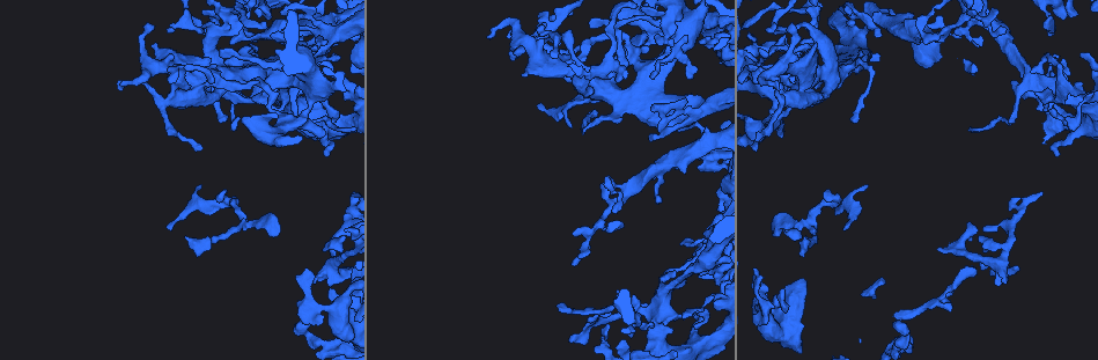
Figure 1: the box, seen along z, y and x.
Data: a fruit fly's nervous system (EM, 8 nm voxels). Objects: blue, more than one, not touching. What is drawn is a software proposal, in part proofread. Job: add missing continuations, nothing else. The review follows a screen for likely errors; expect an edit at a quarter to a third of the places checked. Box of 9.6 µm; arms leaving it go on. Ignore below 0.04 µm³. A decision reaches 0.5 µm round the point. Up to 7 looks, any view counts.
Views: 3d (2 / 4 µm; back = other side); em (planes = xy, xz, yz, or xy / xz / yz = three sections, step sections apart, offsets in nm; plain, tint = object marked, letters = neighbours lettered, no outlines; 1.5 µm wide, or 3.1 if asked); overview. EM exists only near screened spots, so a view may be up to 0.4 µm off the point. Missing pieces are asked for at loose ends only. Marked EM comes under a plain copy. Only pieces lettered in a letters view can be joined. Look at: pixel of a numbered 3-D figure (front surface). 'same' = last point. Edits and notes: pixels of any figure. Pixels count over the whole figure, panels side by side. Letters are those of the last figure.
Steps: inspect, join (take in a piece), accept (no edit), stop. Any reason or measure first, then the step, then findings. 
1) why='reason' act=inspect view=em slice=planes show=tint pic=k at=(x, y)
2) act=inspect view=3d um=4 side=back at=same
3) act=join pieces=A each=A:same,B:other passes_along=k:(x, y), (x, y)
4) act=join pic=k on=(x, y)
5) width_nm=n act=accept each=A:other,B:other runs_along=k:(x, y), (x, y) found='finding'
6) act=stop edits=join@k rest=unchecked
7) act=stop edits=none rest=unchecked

why='free end' act=inspect view=3d um=4 pic=1 at=(492, 38)

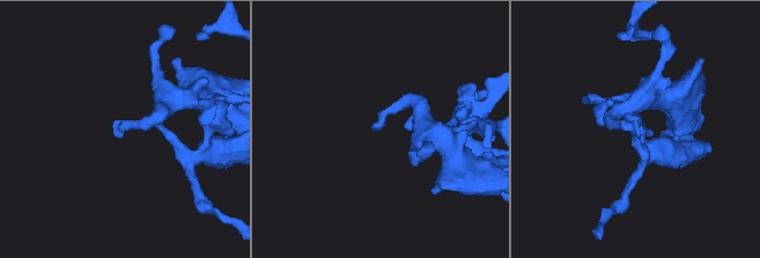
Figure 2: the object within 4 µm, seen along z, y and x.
act=inspect view=em slice=planes show=letters pic=2 at=(379, 130)

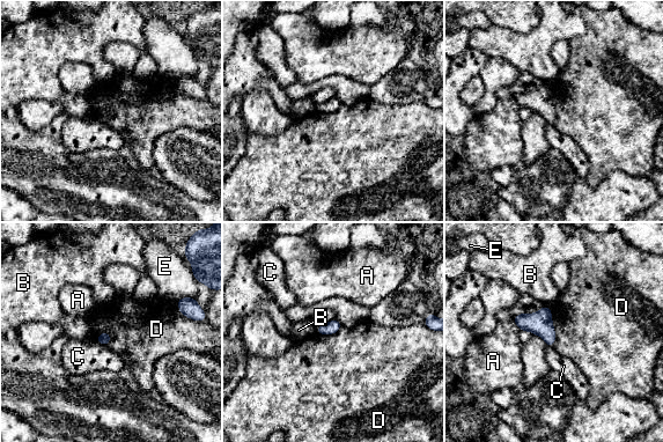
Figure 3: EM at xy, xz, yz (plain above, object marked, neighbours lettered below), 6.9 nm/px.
act=accept each=A:other,B:other,C:other,D:other,E:other found='none of them fits'

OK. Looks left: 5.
act=inspect view=em slice=planes show=letters pic=1 at=(221, 52)

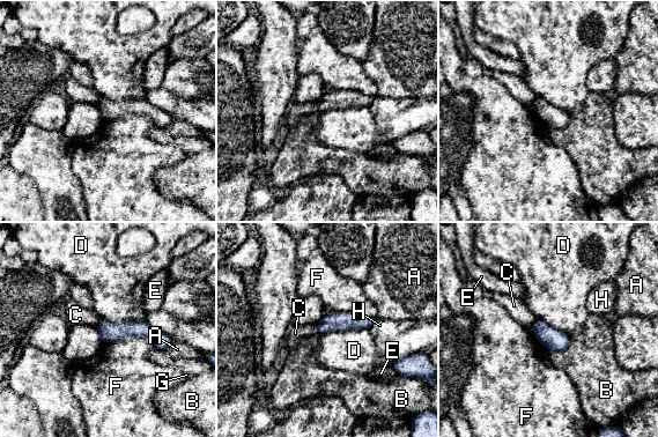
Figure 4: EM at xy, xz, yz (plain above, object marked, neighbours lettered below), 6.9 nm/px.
act=accept each=A:other,B:other,C:other,D:other,E:other,F:other,G:other,H:other border=4:(368, 328), (331, 328), (318, 334) found='no lettered piece goes on from it'

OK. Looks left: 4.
why='stops while still wide' act=inspect view=em slice=xy step=4 show=tint pic=1 at=(152, 46)

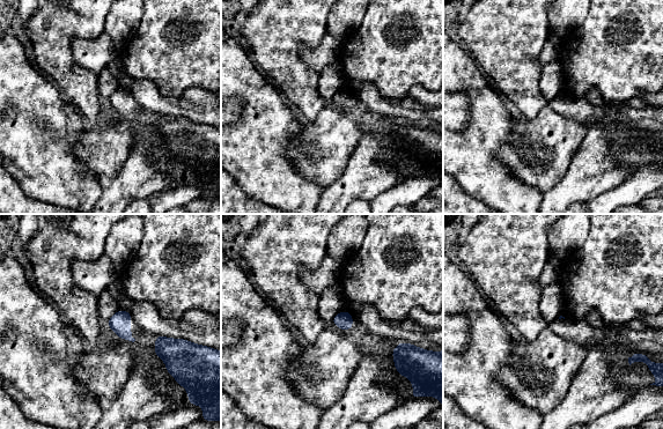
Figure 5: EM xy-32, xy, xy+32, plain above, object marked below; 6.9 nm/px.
act=inspect view=em slice=xy step=4 show=letters at=same

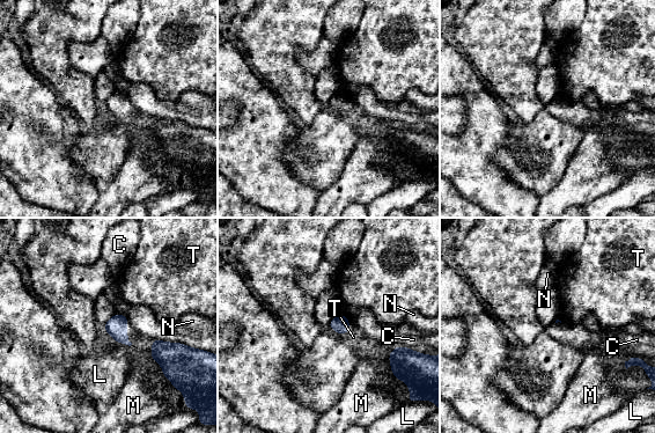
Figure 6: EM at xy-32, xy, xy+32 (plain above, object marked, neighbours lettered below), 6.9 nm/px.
act=accept each=C:other,L:other,M:other,N:other,T:other found='no lettered piece goes on from it'

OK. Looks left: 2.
act=stop edits=none rest=unchecked

